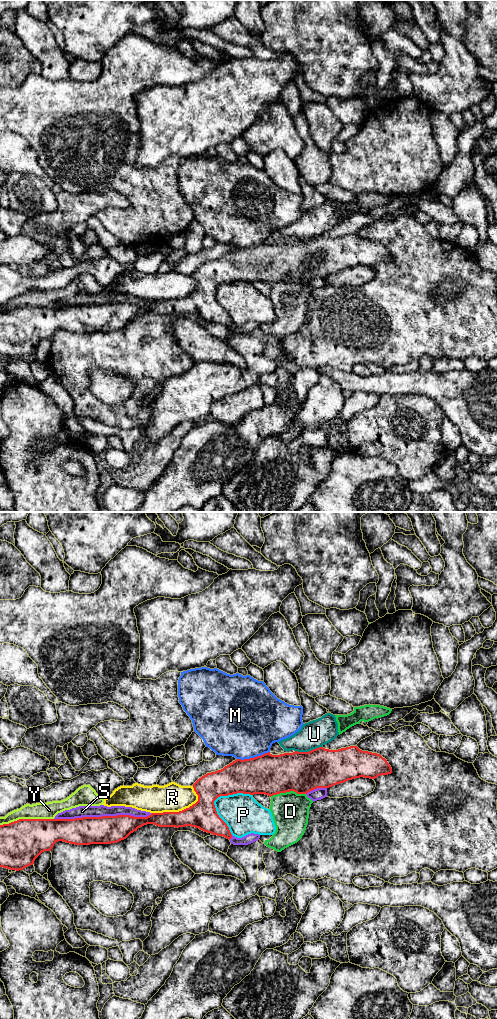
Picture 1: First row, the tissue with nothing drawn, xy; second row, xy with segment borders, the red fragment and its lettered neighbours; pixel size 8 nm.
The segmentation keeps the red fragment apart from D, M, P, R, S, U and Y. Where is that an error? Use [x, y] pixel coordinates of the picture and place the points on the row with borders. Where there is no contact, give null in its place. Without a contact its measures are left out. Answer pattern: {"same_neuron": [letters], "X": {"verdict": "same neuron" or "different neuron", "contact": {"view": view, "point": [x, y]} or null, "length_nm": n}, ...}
{"same_neuron": [], "D": {"verdict": "different neuron", "contact": {"view": "xy", "point": [287, 791]}, "length_nm": 280}, "M": {"verdict": "different neuron", "contact": {"view": "xy", "point": [254, 757]}, "length_nm": 280}, "P": {"verdict": "different neuron", "contact": {"view": "xy", "point": [216, 798]}, "length_nm": 360}, "R": {"verdict": "different neuron", "contact": {"view": "xy", "point": [177, 812]}, "length_nm": 400}, "S": {"verdict": "different neuron", "contact": {"view": "xy", "point": [103, 816]}, "length_nm": 800}, "U": {"verdict": "different neuron", "contact": {"view": "xy", "point": [309, 751]}, "length_nm": 220}, "Y": {"verdict": "different neuron", "contact": {"view": "xy", "point": [26, 819]}, "length_nm": 440}}

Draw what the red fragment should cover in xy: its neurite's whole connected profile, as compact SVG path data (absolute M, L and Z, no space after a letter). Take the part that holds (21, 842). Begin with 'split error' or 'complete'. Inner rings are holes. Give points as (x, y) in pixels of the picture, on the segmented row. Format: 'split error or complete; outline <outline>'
complete; outline M357 746L338 750L319 747L309 752L295 751L280 755L272 755L268 752L250 759L237 759L223 769L207 773L199 778L193 784L198 801L179 812L152 813L147 817L117 815L75 819L19 819L0 825L0 867L16 871L23 870L33 865L42 852L51 851L58 841L75 845L117 843L147 824L175 828L191 826L230 840L232 834L229 827L219 817L214 805L214 801L220 796L243 793L265 794L271 797L290 791L307 794L314 789L329 788L355 778L375 779L391 773L391 766L380 754L362 751Z

